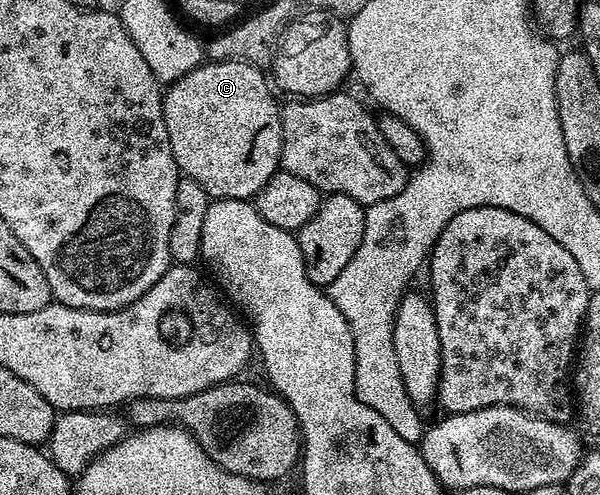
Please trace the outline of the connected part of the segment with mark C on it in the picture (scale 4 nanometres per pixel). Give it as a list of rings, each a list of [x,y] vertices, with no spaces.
[[[219,59],[202,62],[201,66],[177,76],[164,88],[161,96],[163,105],[163,121],[167,125],[167,137],[171,141],[171,153],[177,162],[178,172],[184,178],[195,181],[208,193],[210,200],[215,199],[247,199],[252,200],[273,174],[281,167],[281,107],[273,96],[274,88],[267,78],[266,72],[259,67],[252,67],[238,59]]]

